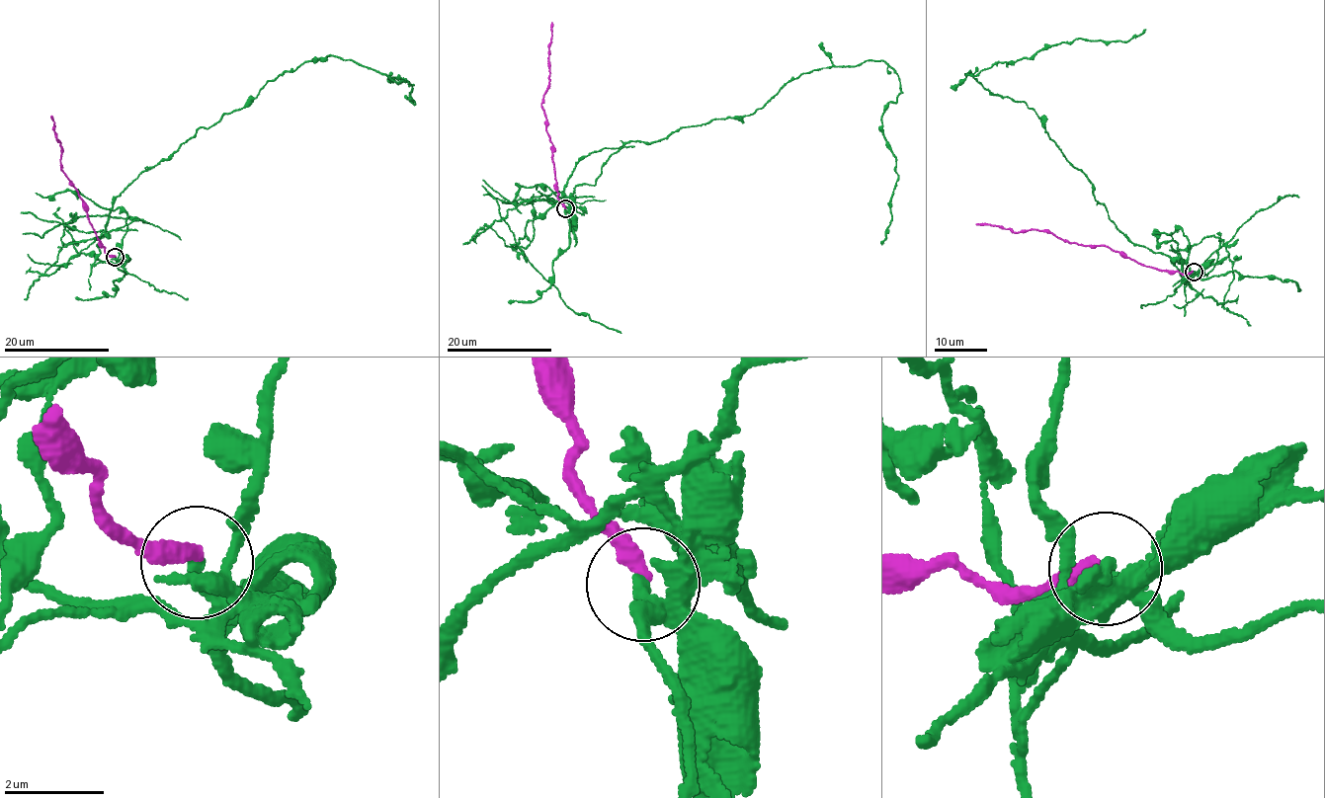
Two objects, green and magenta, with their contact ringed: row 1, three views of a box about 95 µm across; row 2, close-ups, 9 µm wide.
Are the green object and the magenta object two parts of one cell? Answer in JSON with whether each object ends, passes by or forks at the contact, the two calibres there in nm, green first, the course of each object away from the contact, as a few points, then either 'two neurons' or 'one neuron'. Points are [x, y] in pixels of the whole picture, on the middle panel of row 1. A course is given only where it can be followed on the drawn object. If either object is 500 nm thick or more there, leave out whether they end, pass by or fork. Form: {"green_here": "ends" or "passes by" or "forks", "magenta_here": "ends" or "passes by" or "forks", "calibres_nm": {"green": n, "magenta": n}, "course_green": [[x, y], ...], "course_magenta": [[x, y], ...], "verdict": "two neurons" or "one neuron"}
{"green_here": "ends", "magenta_here": "ends", "calibres_nm": {"green": 240, "magenta": 340}, "course_green": [[564, 208], [546, 195], [564, 200], [602, 149], [882, 60], [900, 86], [881, 245]], "course_magenta": [[564, 207], [557, 197], [553, 147], [546, 131], [546, 116], [541, 107], [549, 85], [552, 22]], "verdict": "two neurons"}

